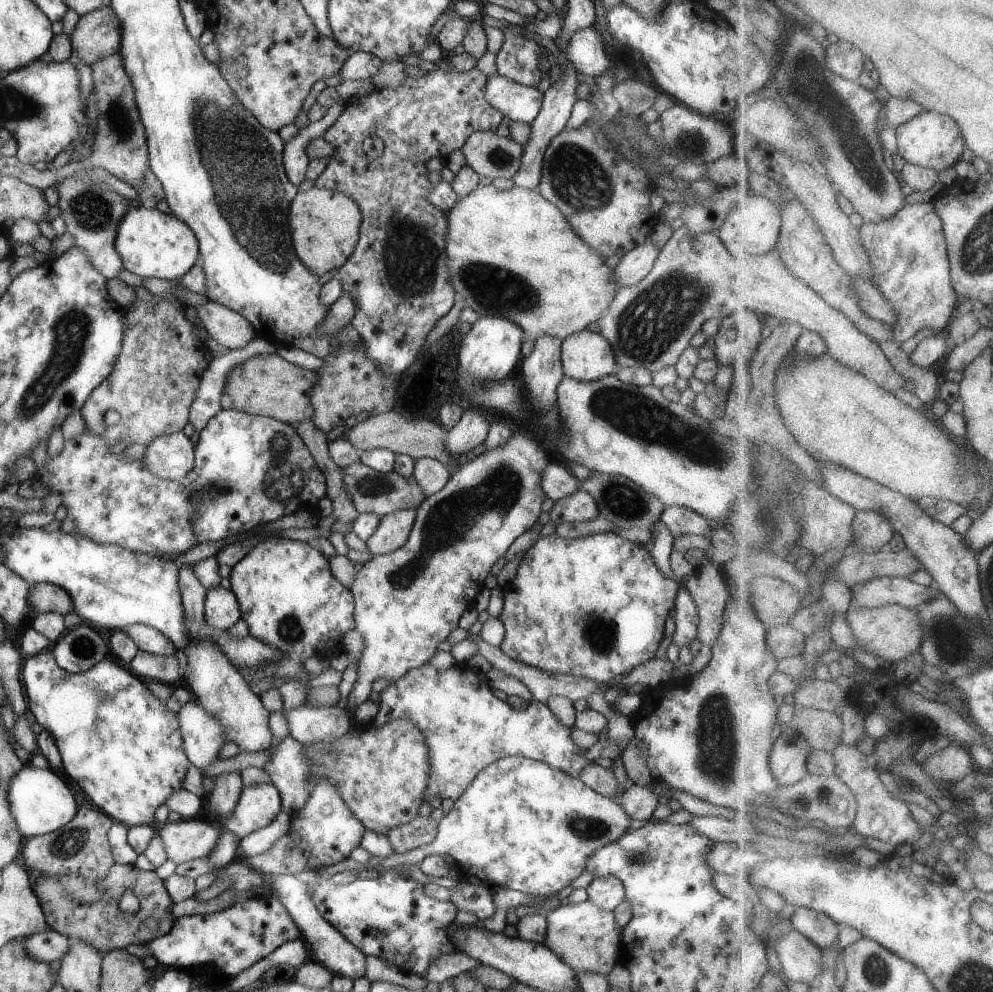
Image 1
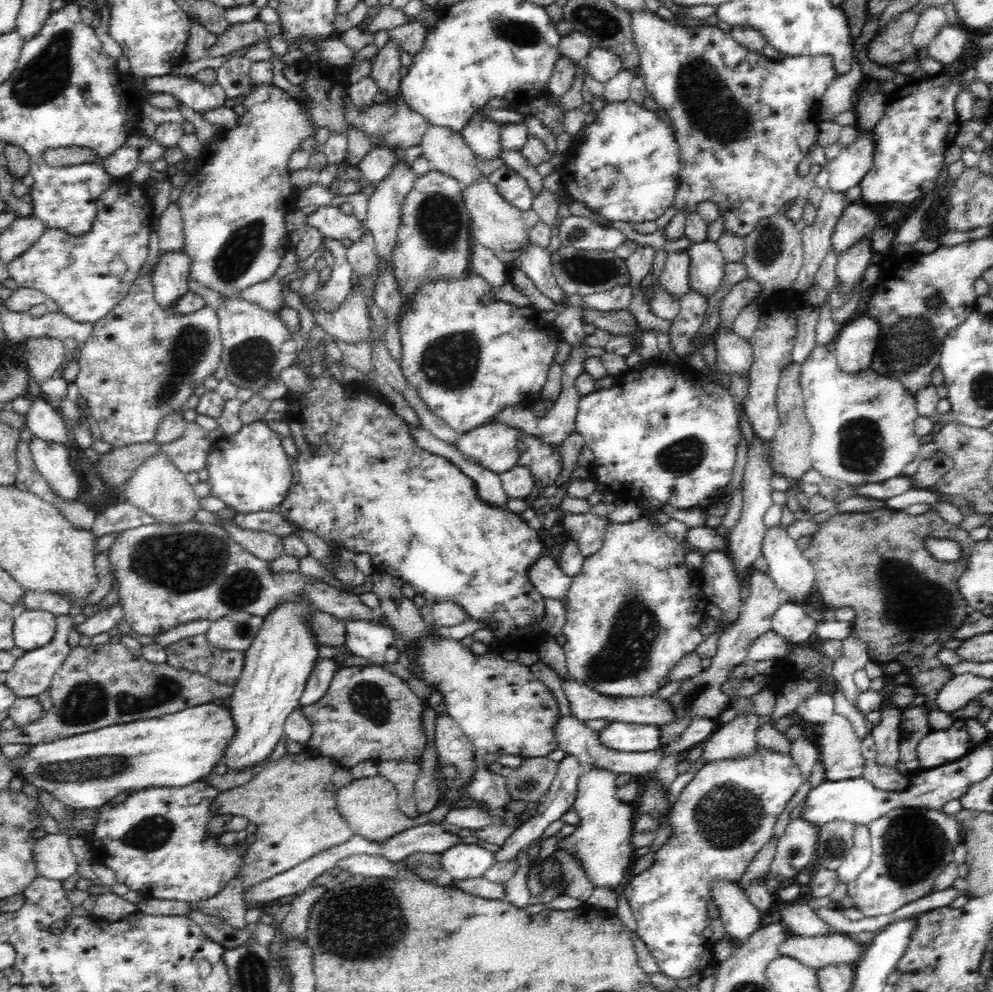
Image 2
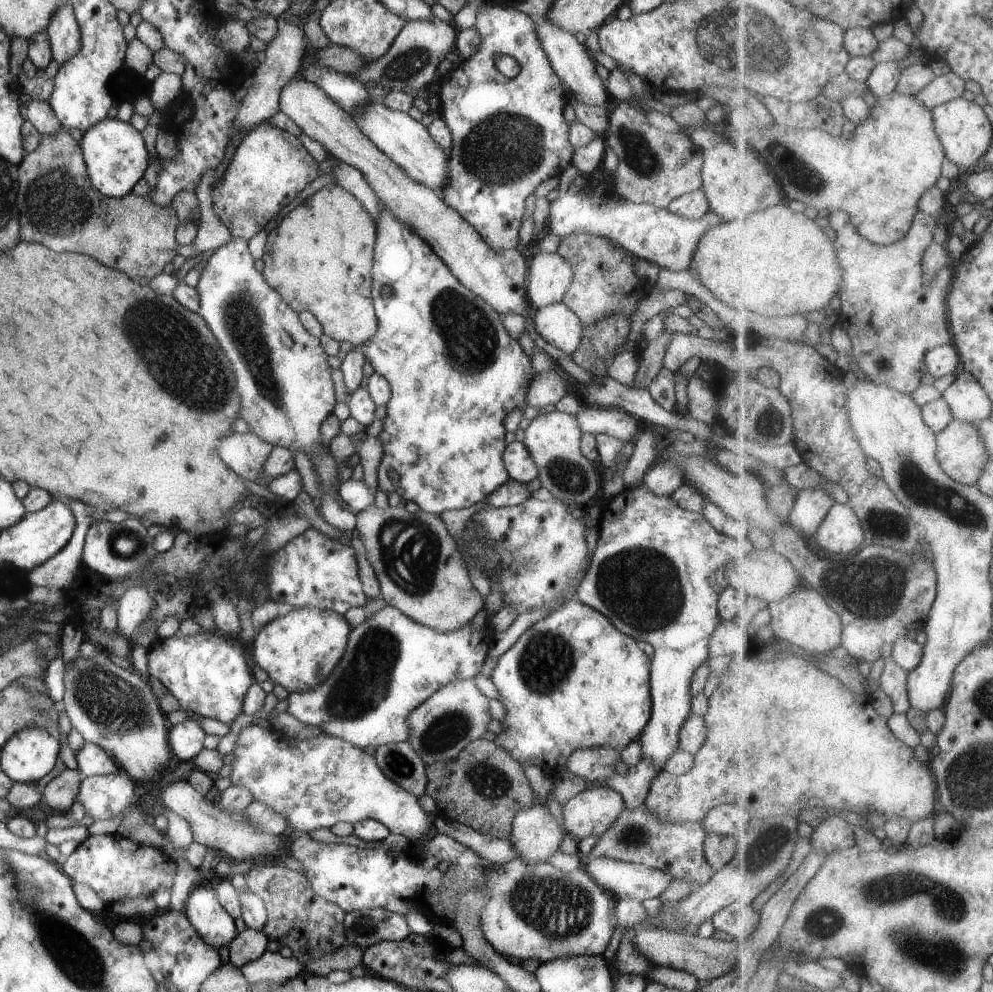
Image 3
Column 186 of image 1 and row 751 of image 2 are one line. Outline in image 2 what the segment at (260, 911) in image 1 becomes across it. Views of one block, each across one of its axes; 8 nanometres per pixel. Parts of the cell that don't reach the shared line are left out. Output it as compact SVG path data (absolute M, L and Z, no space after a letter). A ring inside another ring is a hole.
M954 721L946 730L932 730L917 746L920 769L938 768L966 756L975 746L970 743L967 725Z

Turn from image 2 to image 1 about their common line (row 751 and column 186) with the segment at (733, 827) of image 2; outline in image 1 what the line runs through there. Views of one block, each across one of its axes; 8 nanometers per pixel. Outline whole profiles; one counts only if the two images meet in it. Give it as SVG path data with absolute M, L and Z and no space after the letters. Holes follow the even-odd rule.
M51 650L42 651L23 661L22 670L20 671L21 682L24 690L25 701L27 702L28 713L31 720L37 720L44 730L48 730L50 736L54 738L56 746L60 752L62 766L64 772L80 786L86 793L86 796L94 802L94 806L98 806L103 813L106 813L110 818L116 822L124 824L128 828L138 825L152 824L154 820L154 812L168 802L168 798L182 790L182 780L188 772L189 760L184 750L182 734L180 734L180 726L178 726L178 714L172 712L166 706L164 700L155 696L148 688L145 681L134 675L127 666L120 664L113 657L108 657L102 662L98 662L96 666L92 666L90 670L82 671L81 673L69 673L62 670L56 664L56 660Z

